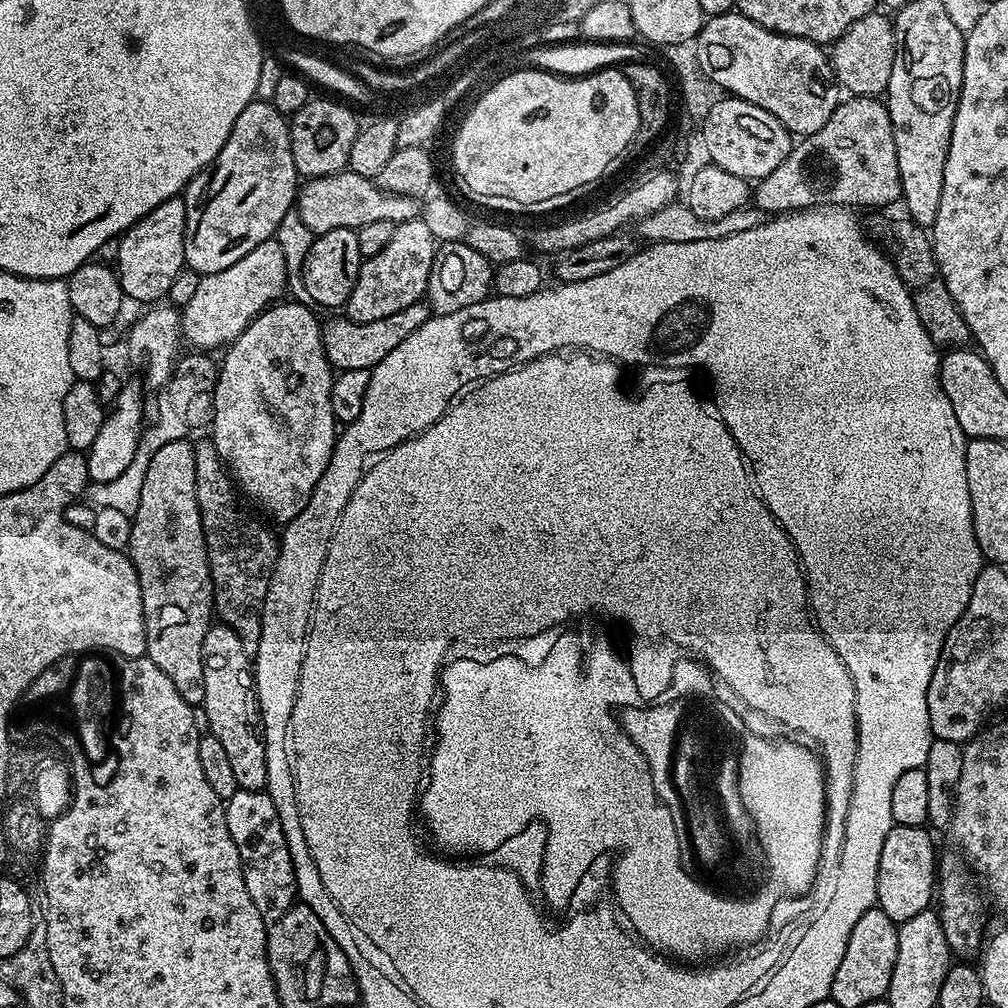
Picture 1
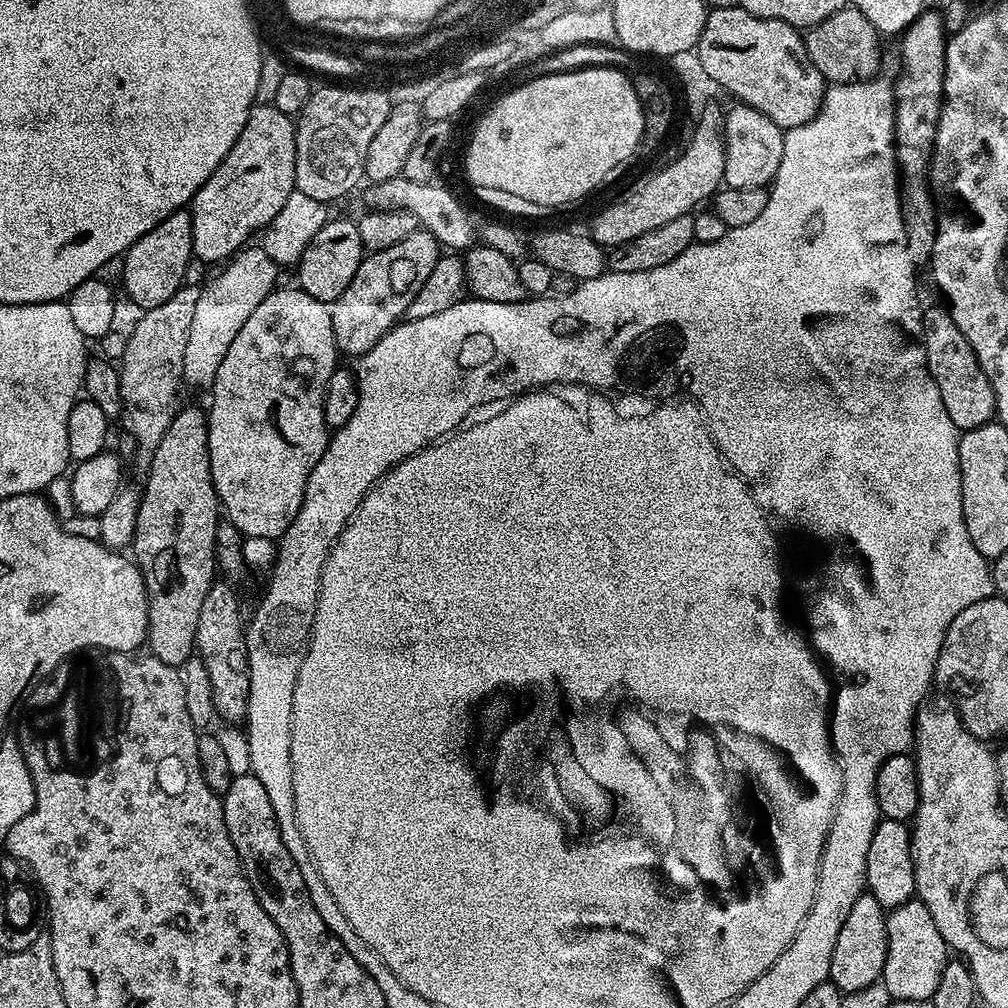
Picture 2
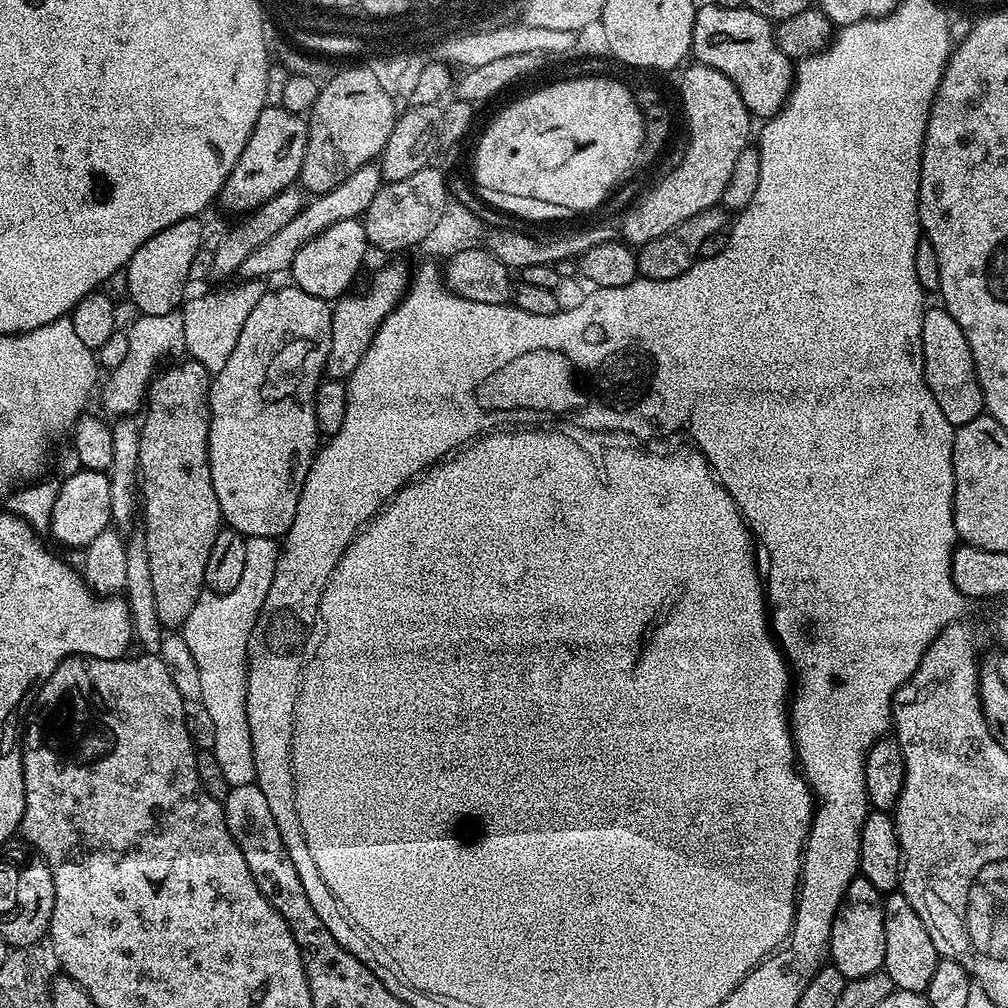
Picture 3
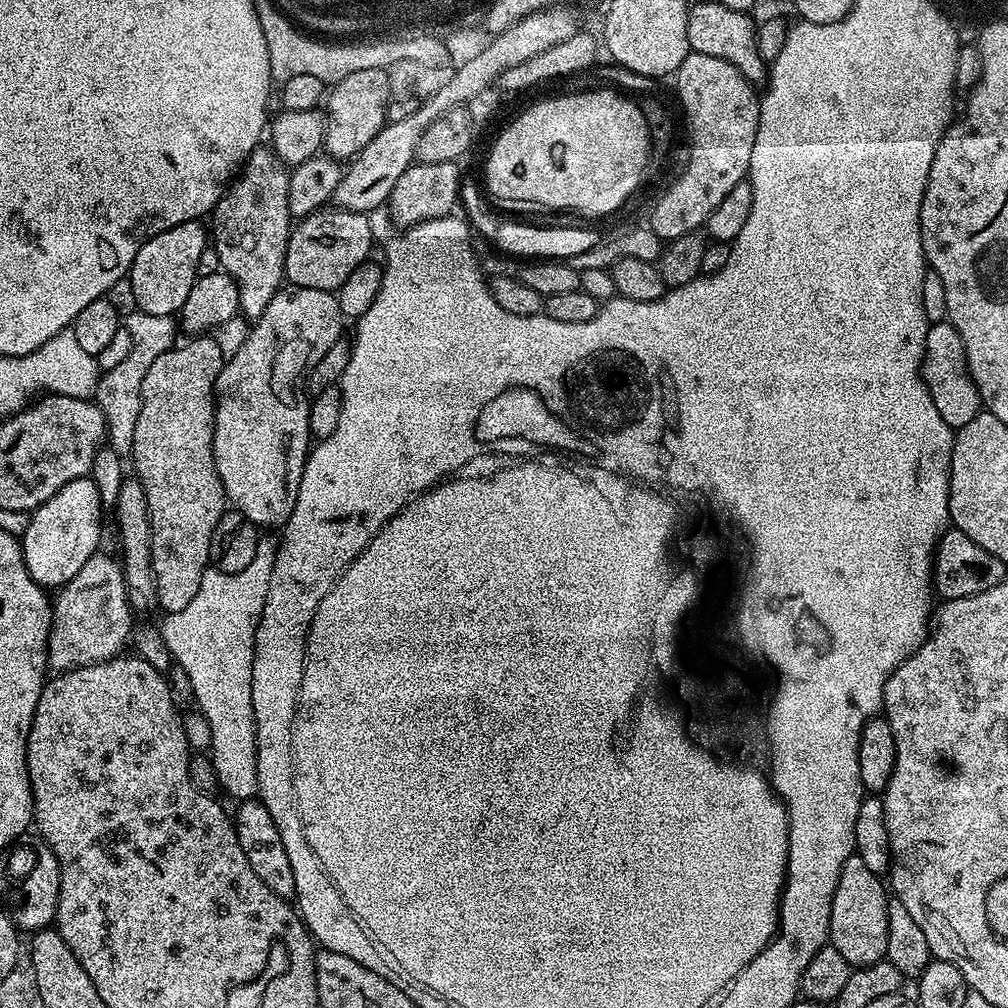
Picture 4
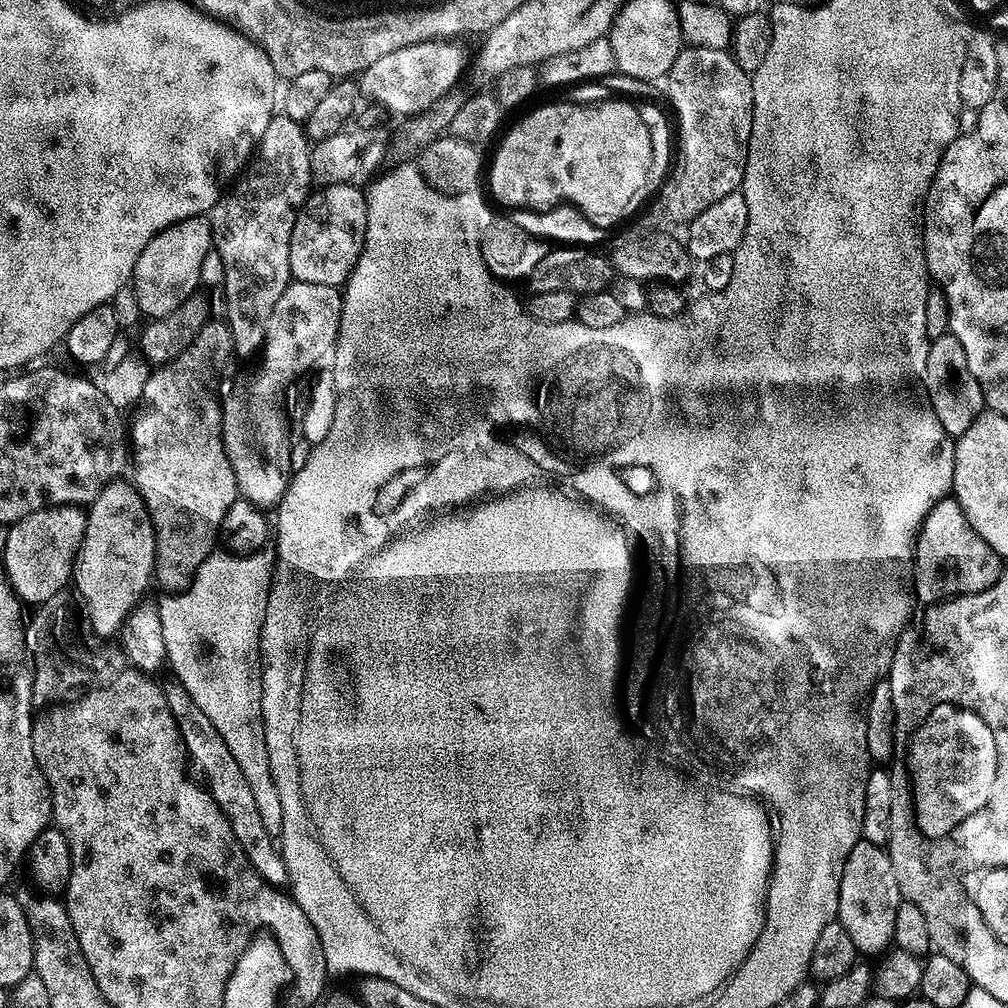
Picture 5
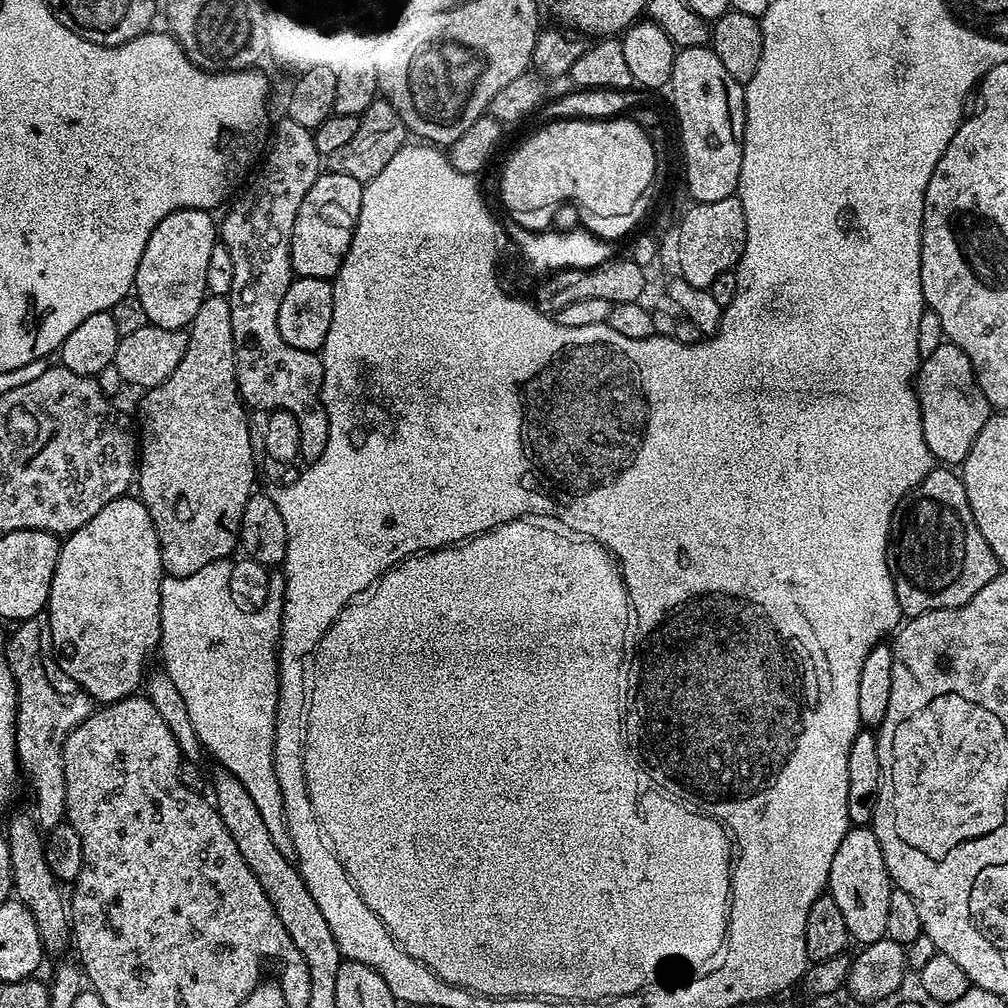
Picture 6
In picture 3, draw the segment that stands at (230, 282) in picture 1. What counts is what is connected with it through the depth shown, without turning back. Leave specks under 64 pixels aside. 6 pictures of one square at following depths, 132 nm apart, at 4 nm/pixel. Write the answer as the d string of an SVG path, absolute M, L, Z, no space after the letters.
M260 278L239 281L240 284L230 286L218 293L212 292L204 296L187 299L182 308L187 355L206 366L210 374L220 372L234 350L234 345L249 317L250 310L258 304L266 291L265 281Z

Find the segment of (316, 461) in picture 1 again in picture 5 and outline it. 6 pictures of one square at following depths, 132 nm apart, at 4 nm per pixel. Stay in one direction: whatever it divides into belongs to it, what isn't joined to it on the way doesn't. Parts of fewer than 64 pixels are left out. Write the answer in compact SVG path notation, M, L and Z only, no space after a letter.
M301 280L289 282L286 290L282 290L282 298L274 302L264 325L264 366L260 377L245 392L223 397L224 449L234 466L239 495L261 510L279 505L290 479L289 469L284 469L284 443L288 440L289 425L282 407L282 393L293 383L292 379L310 371L319 360L329 359L336 347L343 301L340 288Z

